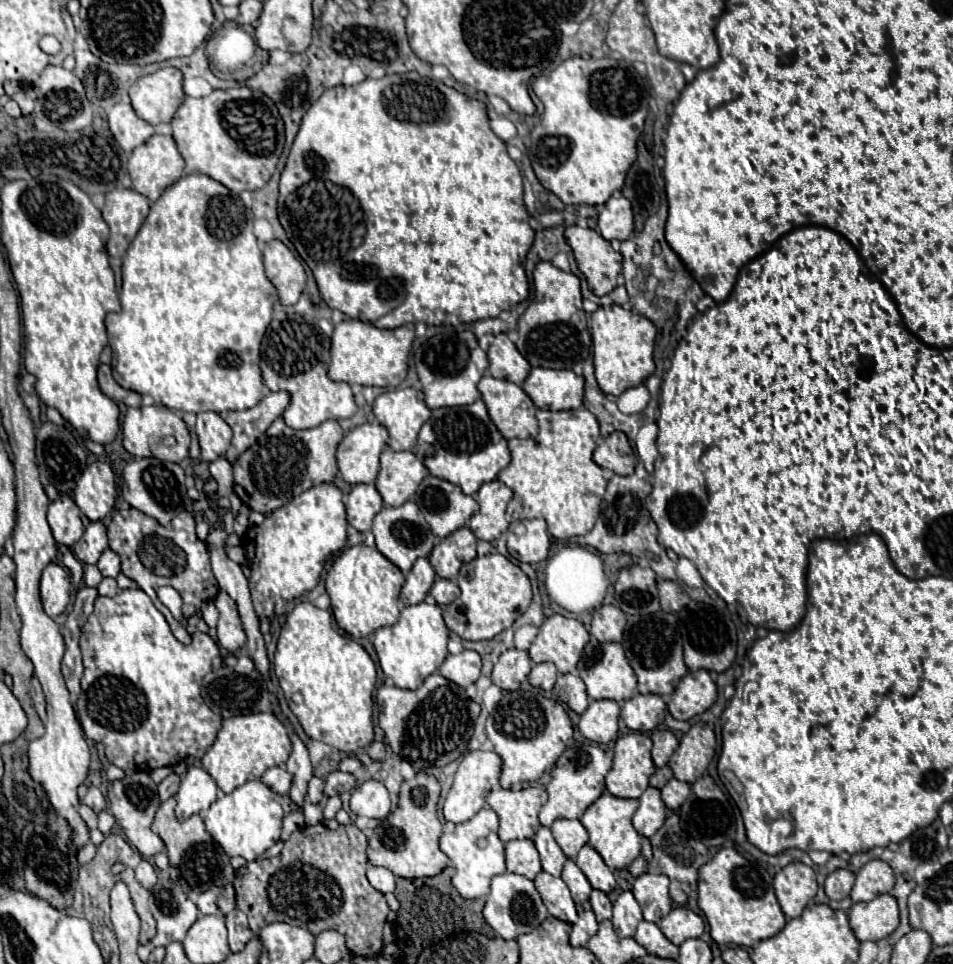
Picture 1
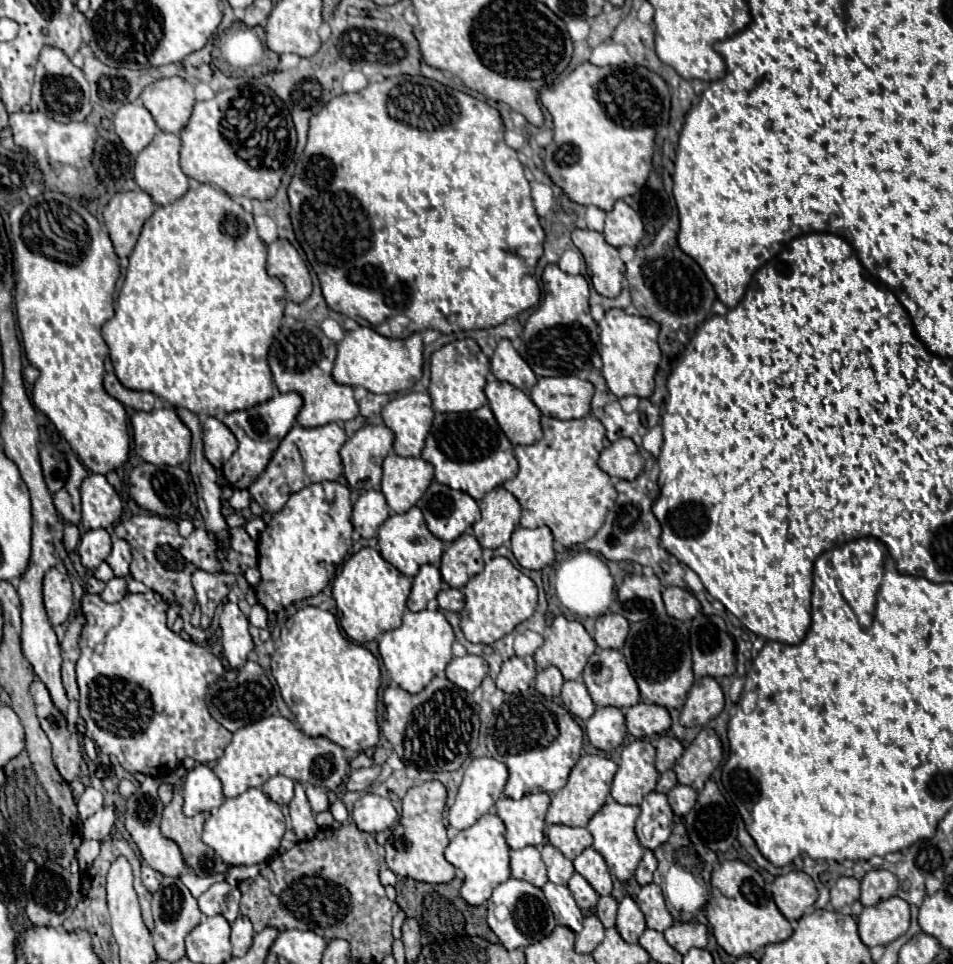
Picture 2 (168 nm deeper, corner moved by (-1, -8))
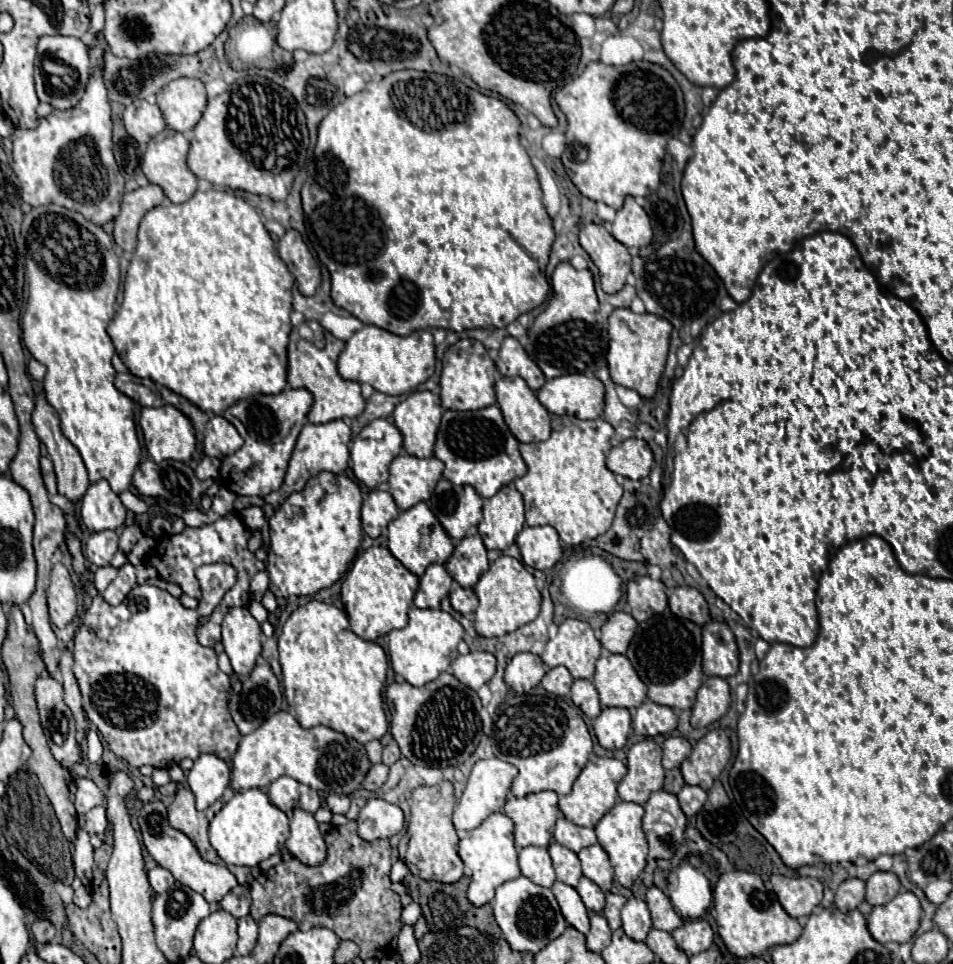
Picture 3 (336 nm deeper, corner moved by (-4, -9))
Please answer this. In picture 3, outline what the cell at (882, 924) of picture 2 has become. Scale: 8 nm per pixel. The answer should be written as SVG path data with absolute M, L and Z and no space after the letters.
M902 891L886 905L872 909L868 915L868 931L882 945L890 941L906 943L916 933L920 917L918 897L910 891Z

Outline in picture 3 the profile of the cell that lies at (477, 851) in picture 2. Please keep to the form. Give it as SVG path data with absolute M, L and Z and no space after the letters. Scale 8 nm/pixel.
M494 813L480 827L470 831L456 830L456 833L460 841L458 855L464 861L464 865L472 871L472 881L468 887L468 899L476 907L482 907L494 899L494 891L502 883L512 881L520 875L516 849L514 849L514 835L512 835L514 823L504 813Z

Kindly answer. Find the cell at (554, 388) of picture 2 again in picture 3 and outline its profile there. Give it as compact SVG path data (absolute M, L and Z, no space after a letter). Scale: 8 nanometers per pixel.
M580 373L548 379L536 391L538 401L554 415L596 419L604 409L604 385L596 377Z

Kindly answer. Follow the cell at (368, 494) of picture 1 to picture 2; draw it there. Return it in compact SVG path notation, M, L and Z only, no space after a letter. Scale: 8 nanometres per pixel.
M369 490L359 496L353 506L353 526L363 538L375 538L379 526L389 518L391 510L385 502L383 492Z

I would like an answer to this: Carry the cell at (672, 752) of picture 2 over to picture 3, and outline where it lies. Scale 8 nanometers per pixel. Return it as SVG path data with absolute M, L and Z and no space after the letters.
M672 735L666 737L664 745L662 745L662 765L666 769L674 769L680 767L680 763L690 755L690 743L680 737L680 735Z

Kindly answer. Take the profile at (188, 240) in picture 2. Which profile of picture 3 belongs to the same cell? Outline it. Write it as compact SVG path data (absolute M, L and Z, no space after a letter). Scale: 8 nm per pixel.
M196 191L186 203L180 205L158 205L150 209L138 229L138 245L130 259L130 267L126 273L124 283L124 299L122 307L114 315L114 319L108 325L108 335L116 347L116 353L128 367L128 371L140 379L152 379L154 383L168 387L170 391L182 395L192 405L200 407L204 413L210 415L222 415L228 407L238 403L240 399L248 399L252 395L278 395L286 387L286 345L290 335L290 311L292 311L292 285L294 277L284 265L284 261L276 255L274 241L270 239L266 227L262 225L262 219L258 211L248 205L242 197L234 195L232 191Z

